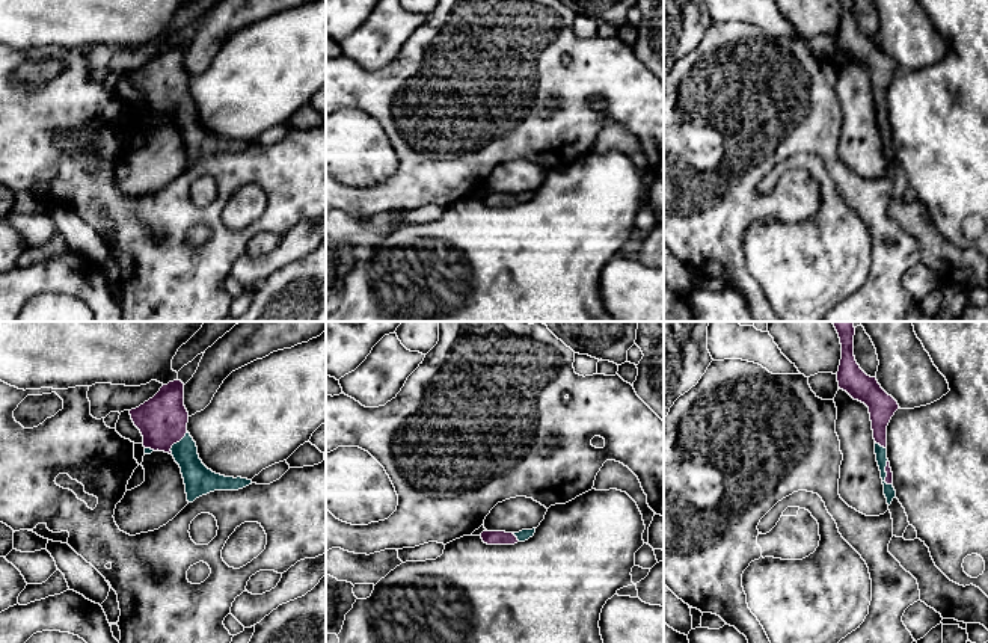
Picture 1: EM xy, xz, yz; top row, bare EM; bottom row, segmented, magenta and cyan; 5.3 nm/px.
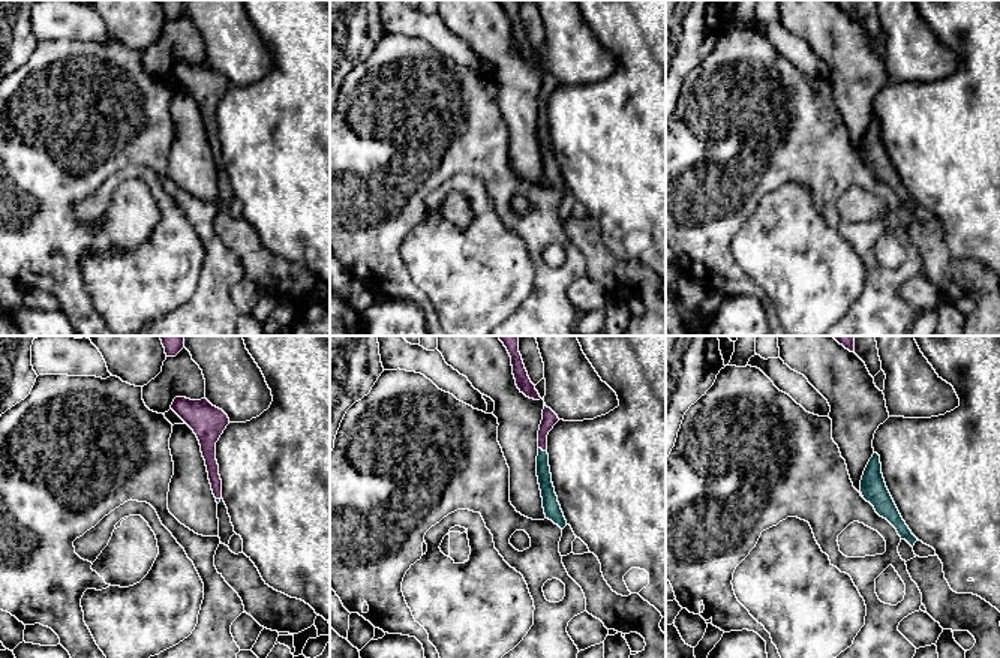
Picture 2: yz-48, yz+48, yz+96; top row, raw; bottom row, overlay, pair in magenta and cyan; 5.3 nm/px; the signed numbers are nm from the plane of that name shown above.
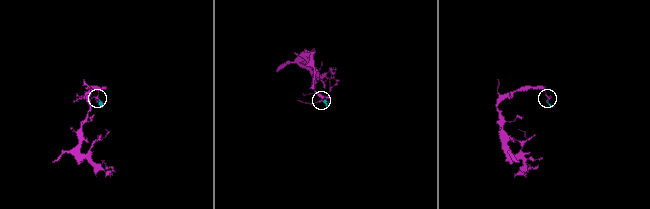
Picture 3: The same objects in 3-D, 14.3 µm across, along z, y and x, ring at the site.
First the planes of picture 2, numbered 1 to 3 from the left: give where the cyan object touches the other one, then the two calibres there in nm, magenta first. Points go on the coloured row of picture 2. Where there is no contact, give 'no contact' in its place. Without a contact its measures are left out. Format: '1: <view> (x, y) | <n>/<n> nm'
1: yz-48 (218, 498) | 80/20 nm
2: yz+48 (543, 450) | 80/80 nm
3: no contact

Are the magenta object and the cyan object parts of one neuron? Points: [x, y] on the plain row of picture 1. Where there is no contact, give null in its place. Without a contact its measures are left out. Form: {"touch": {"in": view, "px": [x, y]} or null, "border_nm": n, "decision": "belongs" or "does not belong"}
{"touch": {"in": "xy", "px": [177, 103]}, "border_nm": 140, "decision": "belongs"}

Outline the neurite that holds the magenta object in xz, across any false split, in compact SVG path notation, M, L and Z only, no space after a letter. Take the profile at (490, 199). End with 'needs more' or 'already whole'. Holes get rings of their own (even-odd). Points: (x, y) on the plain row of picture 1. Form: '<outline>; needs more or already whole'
M535 190L522 192L519 195L505 195L505 193L483 193L481 201L487 207L514 207L517 204L525 204L532 199Z; needs more

